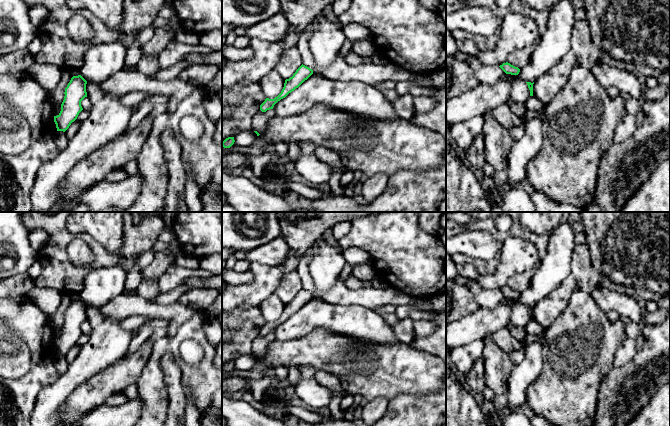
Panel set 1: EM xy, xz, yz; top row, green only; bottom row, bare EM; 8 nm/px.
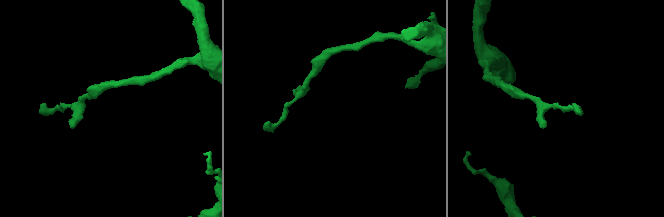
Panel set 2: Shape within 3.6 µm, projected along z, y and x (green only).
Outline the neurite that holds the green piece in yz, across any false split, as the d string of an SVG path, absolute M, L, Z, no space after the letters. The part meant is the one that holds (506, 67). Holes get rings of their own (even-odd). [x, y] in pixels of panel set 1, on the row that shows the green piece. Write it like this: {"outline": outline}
{"outline": "M506 62L499 66L506 74L518 75L520 69Z"}

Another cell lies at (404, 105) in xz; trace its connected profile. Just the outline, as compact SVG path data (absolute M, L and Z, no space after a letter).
M407 93L400 95L397 99L389 101L395 108L400 118L410 120L415 114L414 97Z

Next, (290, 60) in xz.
M290 48L282 52L275 70L283 79L289 79L302 65L301 55L297 48Z

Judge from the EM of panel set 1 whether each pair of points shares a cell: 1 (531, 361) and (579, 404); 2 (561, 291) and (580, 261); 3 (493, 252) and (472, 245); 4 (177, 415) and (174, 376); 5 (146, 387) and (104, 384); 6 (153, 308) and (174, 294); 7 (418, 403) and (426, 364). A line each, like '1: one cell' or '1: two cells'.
1: two cells
2: one cell
3: one cell
4: one cell
5: two cells
6: two cells
7: two cells

